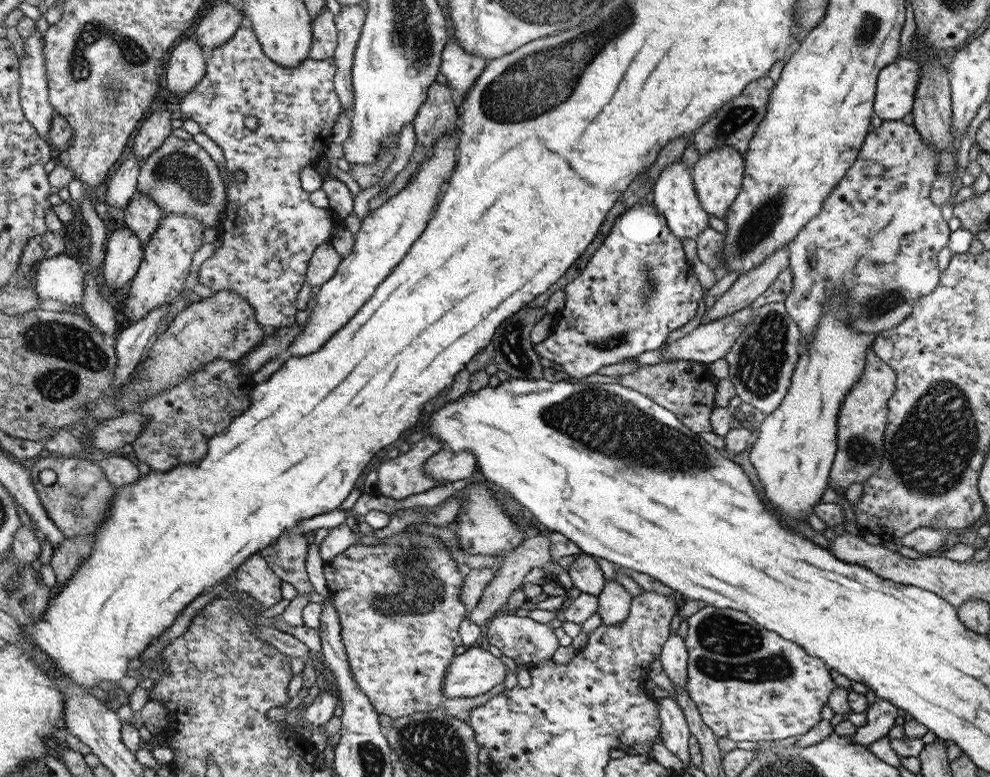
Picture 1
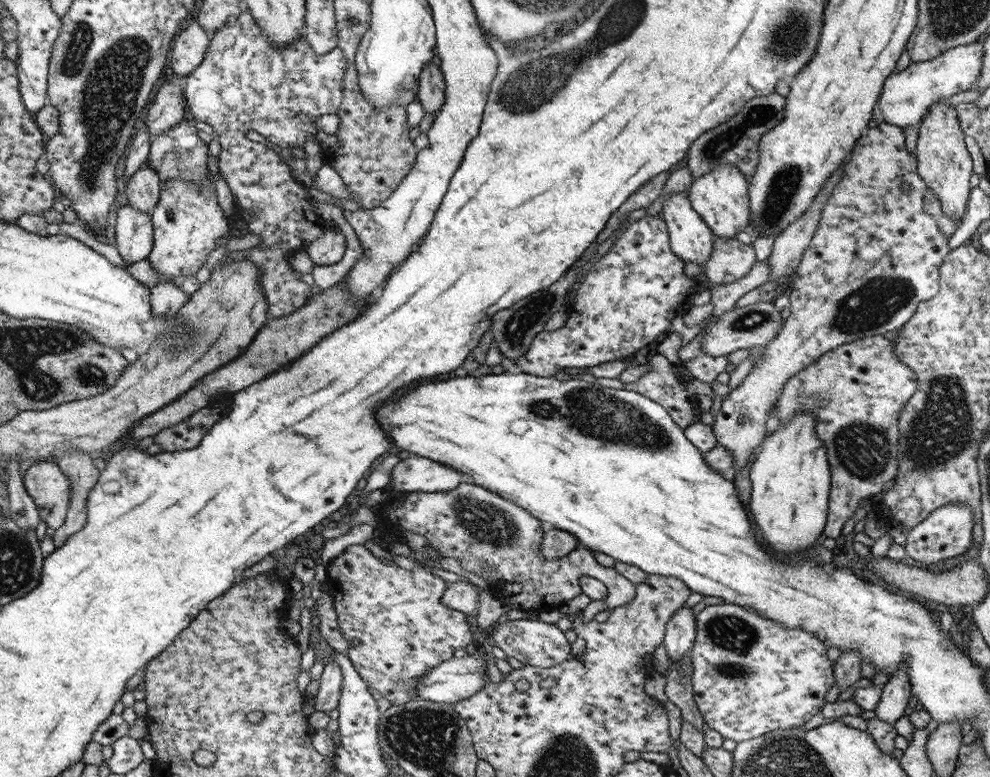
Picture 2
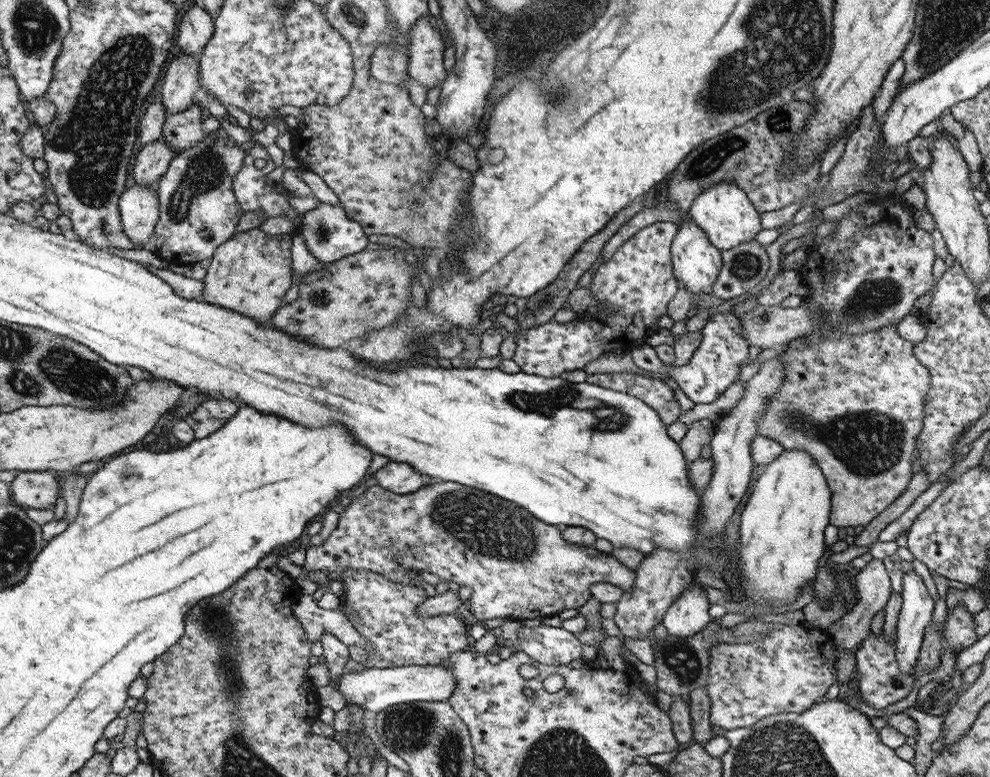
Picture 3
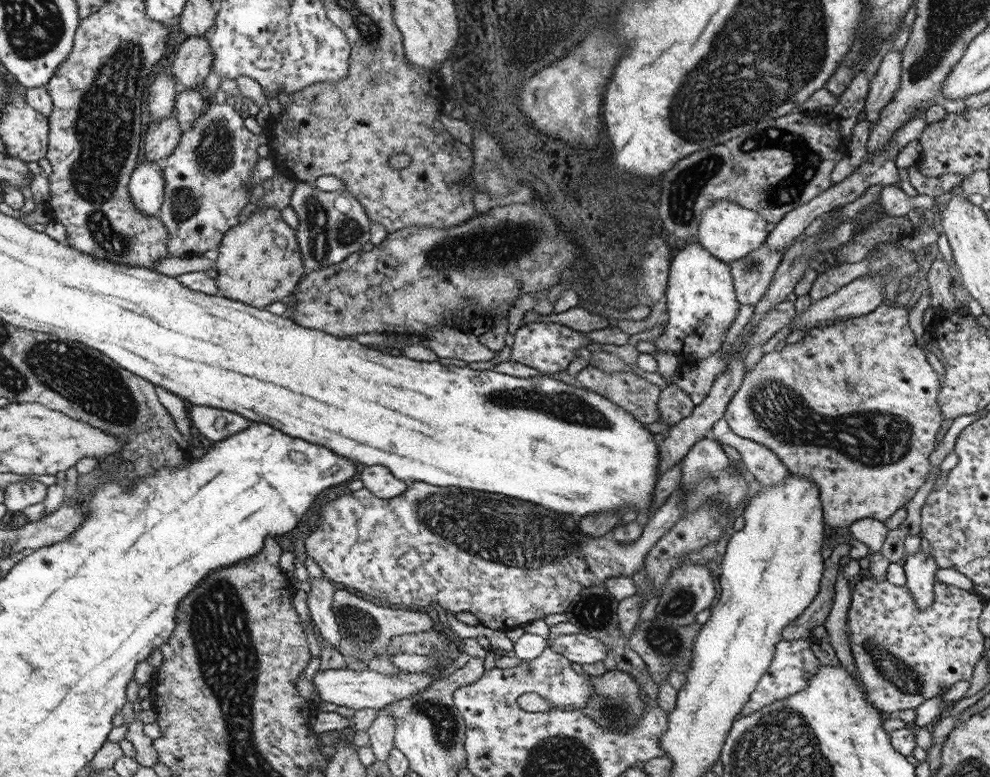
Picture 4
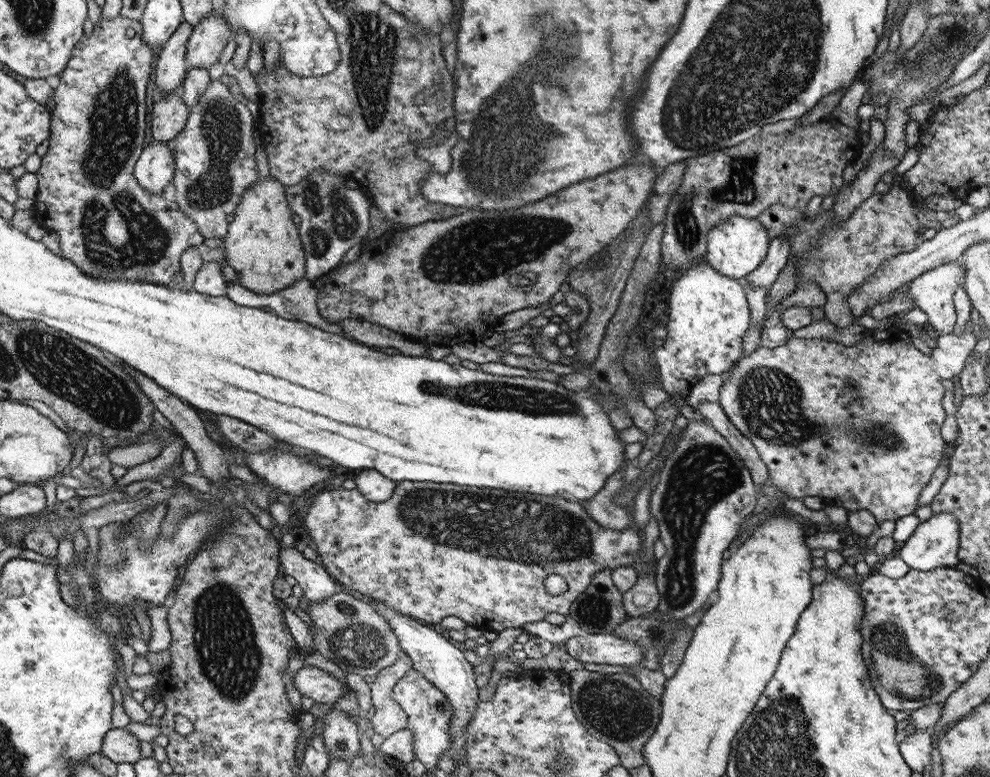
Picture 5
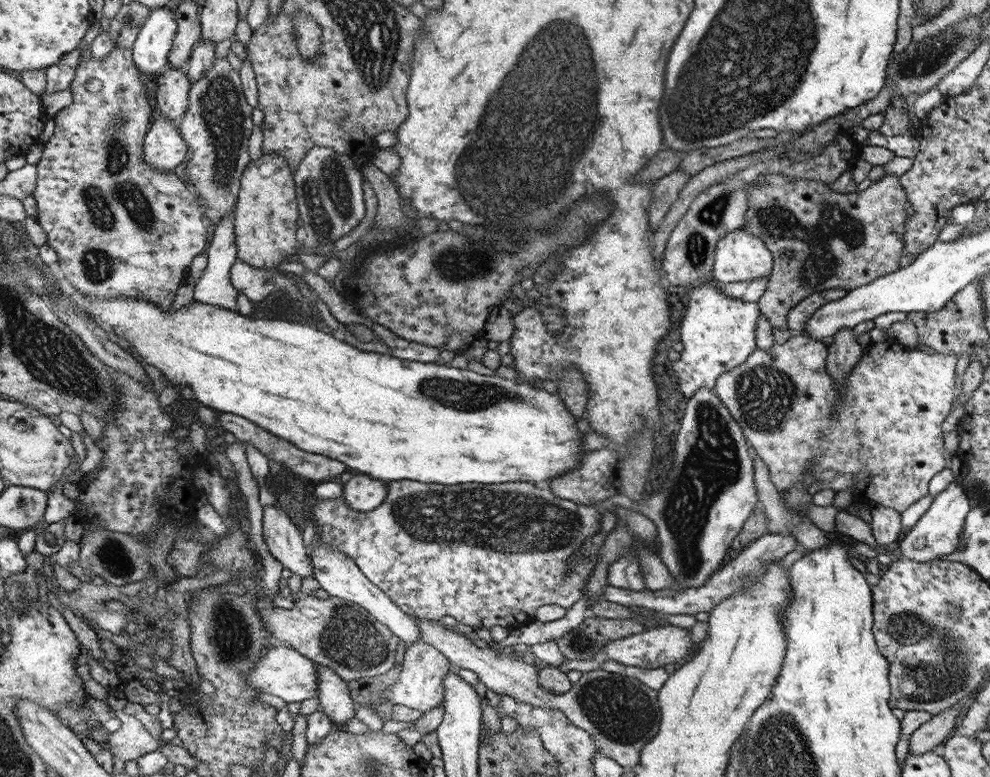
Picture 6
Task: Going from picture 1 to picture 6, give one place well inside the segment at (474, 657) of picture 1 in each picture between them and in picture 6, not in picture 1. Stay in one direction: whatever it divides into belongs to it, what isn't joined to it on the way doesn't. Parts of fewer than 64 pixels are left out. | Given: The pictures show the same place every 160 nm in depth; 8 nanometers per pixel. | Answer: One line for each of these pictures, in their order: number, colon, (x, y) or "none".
2: (455, 680)
3: (375, 689)
4: (368, 689)
5: (310, 681)
6: (284, 672)

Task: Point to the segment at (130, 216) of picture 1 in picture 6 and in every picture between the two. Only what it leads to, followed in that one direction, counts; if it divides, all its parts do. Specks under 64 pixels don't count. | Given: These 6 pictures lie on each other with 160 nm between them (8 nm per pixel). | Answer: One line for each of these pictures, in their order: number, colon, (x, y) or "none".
2: (143, 191)
3: (152, 161)
4: (162, 137)
5: (170, 111)
6: (172, 95)

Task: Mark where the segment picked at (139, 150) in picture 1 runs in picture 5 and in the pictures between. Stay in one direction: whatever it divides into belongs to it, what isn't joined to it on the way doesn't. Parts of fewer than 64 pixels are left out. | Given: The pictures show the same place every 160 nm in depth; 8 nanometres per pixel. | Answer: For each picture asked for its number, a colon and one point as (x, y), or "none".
2: (167, 110)
3: (181, 87)
4: (194, 60)
5: (209, 37)

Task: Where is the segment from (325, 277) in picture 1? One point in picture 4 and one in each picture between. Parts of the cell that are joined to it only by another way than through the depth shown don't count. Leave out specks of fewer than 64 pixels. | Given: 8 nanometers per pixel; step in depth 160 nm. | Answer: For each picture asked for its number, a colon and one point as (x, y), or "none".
2: (330, 247)
3: (330, 234)
4: (333, 226)

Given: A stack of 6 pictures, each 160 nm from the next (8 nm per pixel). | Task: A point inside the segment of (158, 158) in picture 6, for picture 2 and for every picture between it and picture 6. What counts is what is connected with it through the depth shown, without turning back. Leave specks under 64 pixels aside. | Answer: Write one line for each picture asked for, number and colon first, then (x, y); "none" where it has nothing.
2: (134, 230)
3: (140, 212)
4: (147, 189)
5: (155, 170)

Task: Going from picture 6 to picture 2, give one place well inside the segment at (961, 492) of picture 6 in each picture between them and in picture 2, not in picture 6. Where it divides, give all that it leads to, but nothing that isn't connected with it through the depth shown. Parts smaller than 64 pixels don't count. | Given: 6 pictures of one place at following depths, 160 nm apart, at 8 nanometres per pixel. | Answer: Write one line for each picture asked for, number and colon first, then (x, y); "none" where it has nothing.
2: (896, 693)
3: (917, 608)
4: (920, 568)
5: (935, 542)

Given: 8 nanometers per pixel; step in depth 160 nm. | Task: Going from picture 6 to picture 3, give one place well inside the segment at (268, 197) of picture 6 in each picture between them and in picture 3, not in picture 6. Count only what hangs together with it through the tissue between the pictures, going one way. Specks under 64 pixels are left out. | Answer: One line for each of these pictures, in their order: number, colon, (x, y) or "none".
3: (250, 273)
4: (259, 262)
5: (262, 245)

